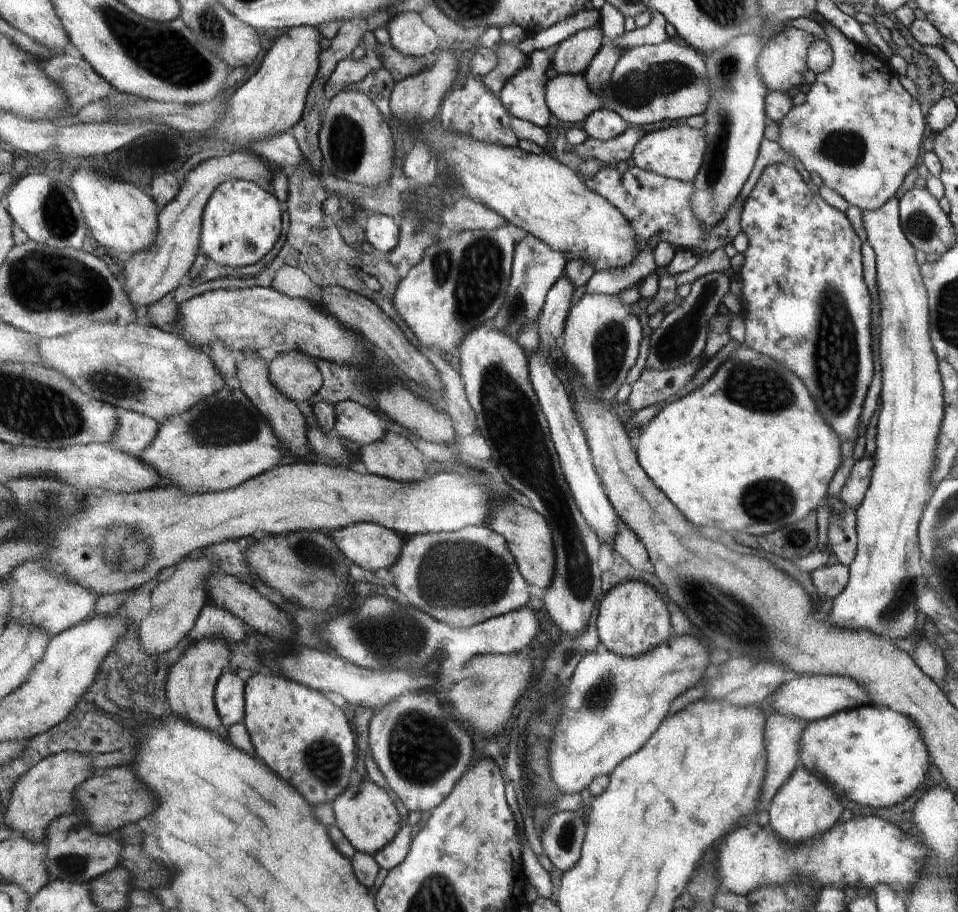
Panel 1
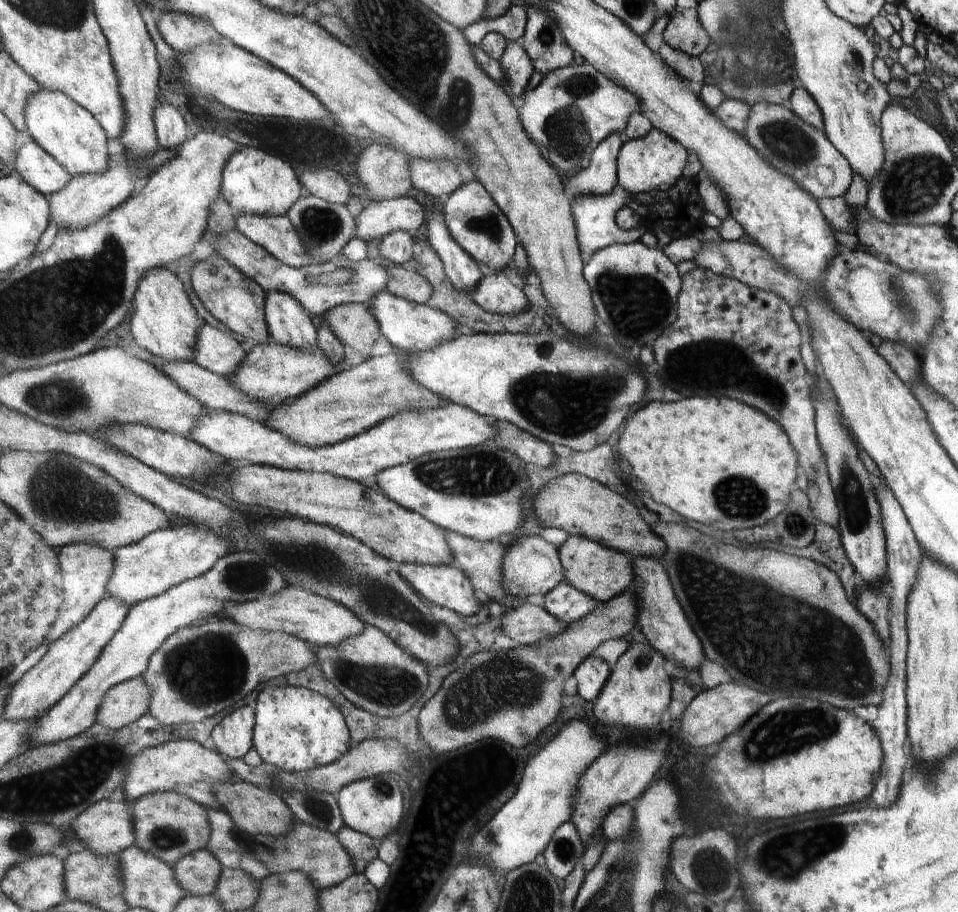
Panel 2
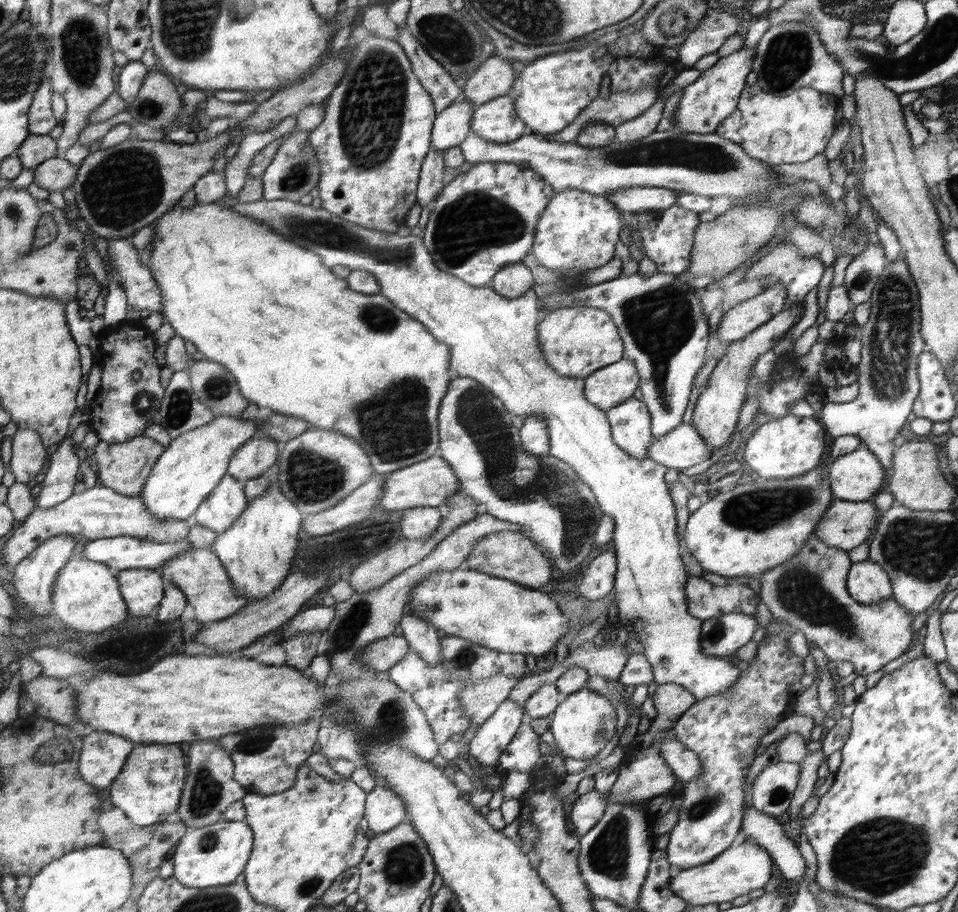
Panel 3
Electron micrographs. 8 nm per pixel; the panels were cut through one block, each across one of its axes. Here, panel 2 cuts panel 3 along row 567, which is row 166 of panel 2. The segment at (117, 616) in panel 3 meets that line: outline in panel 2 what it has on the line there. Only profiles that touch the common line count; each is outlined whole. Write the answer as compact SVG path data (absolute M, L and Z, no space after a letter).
M42 89L29 97L26 110L29 131L47 152L62 162L72 175L107 173L111 166L107 131L87 107L63 91Z

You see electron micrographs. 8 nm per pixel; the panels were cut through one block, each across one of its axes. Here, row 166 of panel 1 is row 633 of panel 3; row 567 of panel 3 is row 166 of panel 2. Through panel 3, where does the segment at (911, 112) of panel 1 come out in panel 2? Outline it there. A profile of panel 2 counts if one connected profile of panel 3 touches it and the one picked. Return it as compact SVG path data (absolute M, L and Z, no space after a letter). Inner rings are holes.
M762 100L750 107L745 138L759 151L760 156L762 156L764 160L768 160L771 165L774 165L777 169L782 171L784 175L788 175L794 179L800 187L815 198L844 197L850 188L853 179L853 171L851 170L848 160L844 158L843 155L840 155L839 150L830 142L824 132L815 130L814 127L809 126L804 120L800 119L798 115L792 112L786 104L774 105ZM820 165L830 167L834 171L837 178L835 183L827 187L819 182L815 171Z

